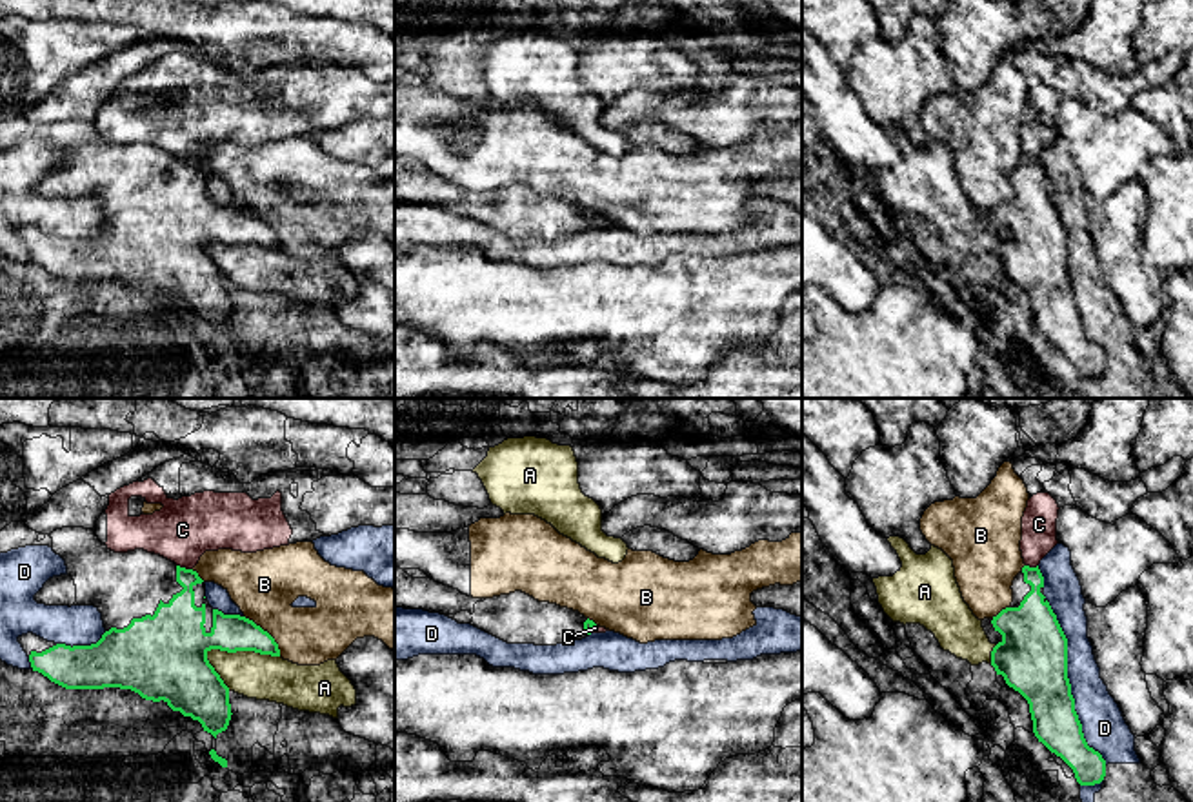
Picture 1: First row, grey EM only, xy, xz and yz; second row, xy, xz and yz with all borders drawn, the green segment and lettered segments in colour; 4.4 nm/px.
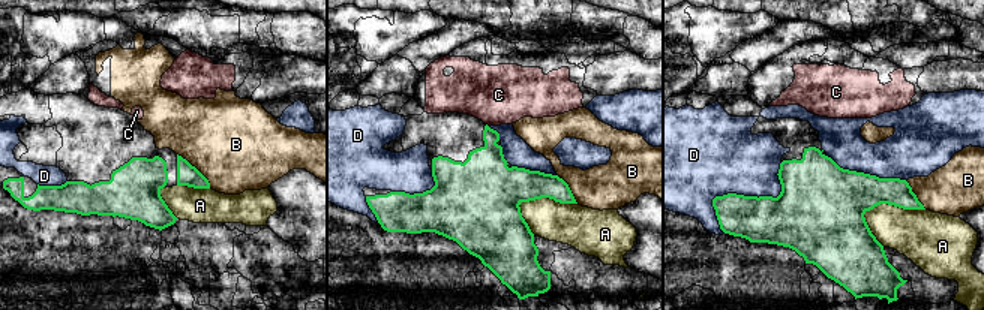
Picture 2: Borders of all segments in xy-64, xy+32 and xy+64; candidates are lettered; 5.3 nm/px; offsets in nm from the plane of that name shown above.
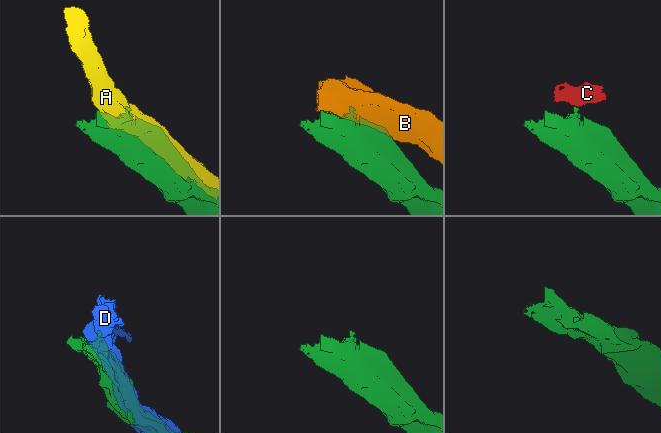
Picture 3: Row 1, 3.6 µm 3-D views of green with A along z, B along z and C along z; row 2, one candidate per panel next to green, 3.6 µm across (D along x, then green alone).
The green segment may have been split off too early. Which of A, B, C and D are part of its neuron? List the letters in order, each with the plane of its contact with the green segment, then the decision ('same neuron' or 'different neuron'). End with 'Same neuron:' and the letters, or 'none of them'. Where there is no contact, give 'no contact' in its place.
A: contact in xy; different neuron
B: contact in xy; different neuron
C: contact in xy; different neuron
D: contact in yz; different neuron
Same neuron: none of them

